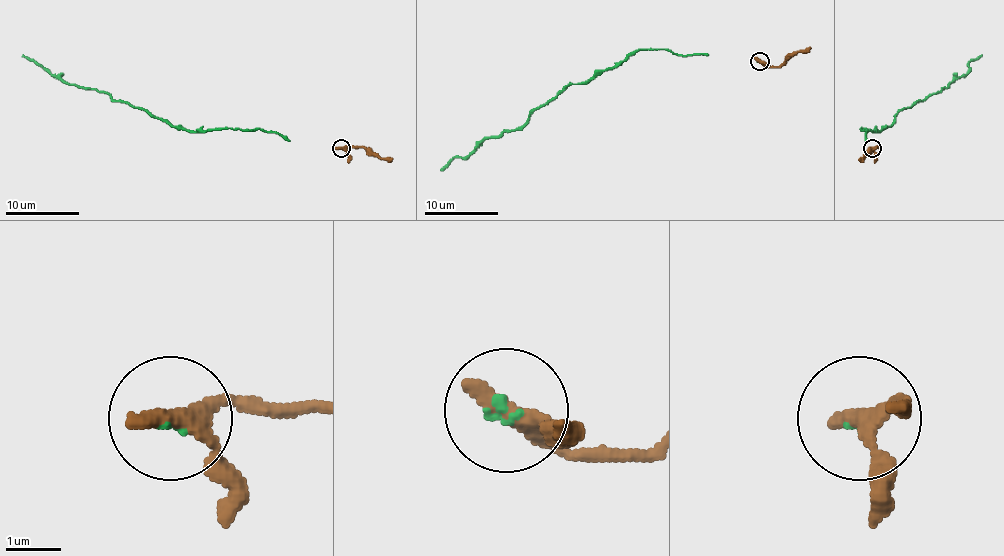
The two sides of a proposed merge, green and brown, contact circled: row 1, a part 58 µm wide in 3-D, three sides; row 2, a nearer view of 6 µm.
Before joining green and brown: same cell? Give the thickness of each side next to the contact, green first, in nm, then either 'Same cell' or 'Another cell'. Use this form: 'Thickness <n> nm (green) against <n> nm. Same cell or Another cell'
Thickness 100 nm (green) against 320 nm. Same cell

